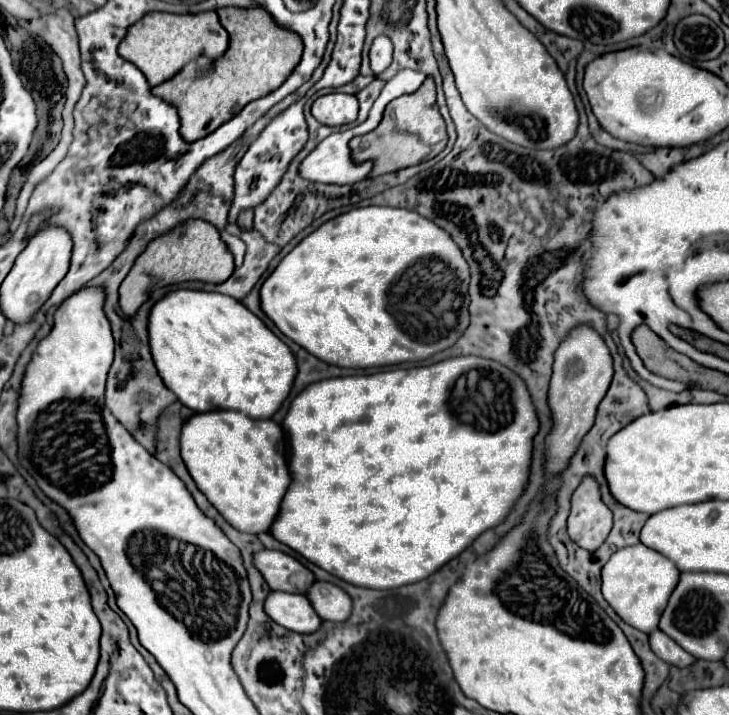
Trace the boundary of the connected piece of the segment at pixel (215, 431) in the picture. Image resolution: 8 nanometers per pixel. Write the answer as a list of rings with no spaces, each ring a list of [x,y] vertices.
[[[215,410],[191,416],[183,426],[181,456],[189,474],[199,482],[199,490],[207,494],[207,500],[221,512],[221,516],[241,532],[259,534],[269,532],[279,514],[281,500],[291,484],[291,472],[287,466],[287,442],[283,428],[273,420],[253,420],[241,412]]]

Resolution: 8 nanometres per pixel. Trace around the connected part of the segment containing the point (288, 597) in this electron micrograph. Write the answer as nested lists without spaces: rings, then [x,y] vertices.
[[[271,592],[265,600],[265,610],[277,624],[301,634],[313,634],[323,624],[323,618],[313,610],[309,598],[301,594]]]

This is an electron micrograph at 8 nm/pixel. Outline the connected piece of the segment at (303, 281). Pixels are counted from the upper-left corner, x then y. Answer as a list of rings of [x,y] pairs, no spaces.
[[[367,206],[367,208],[355,208],[349,210],[329,222],[325,222],[321,228],[317,228],[313,234],[303,238],[275,268],[275,272],[265,280],[261,288],[261,308],[263,312],[277,324],[277,328],[289,336],[293,342],[309,350],[313,356],[325,360],[327,364],[347,366],[347,368],[373,368],[373,366],[393,366],[401,362],[421,362],[431,358],[433,354],[453,346],[459,336],[469,326],[469,264],[463,258],[463,252],[459,246],[455,246],[455,240],[441,230],[435,222],[423,218],[421,214],[415,214],[411,210],[403,208],[387,208],[387,206]]]

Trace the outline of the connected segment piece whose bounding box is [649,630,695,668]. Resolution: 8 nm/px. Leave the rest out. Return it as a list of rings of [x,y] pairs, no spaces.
[[[655,630],[649,634],[651,638],[651,650],[661,658],[665,660],[667,664],[673,664],[677,668],[687,668],[695,662],[695,658],[685,652],[677,642],[673,642],[667,634],[663,634],[661,630]]]

